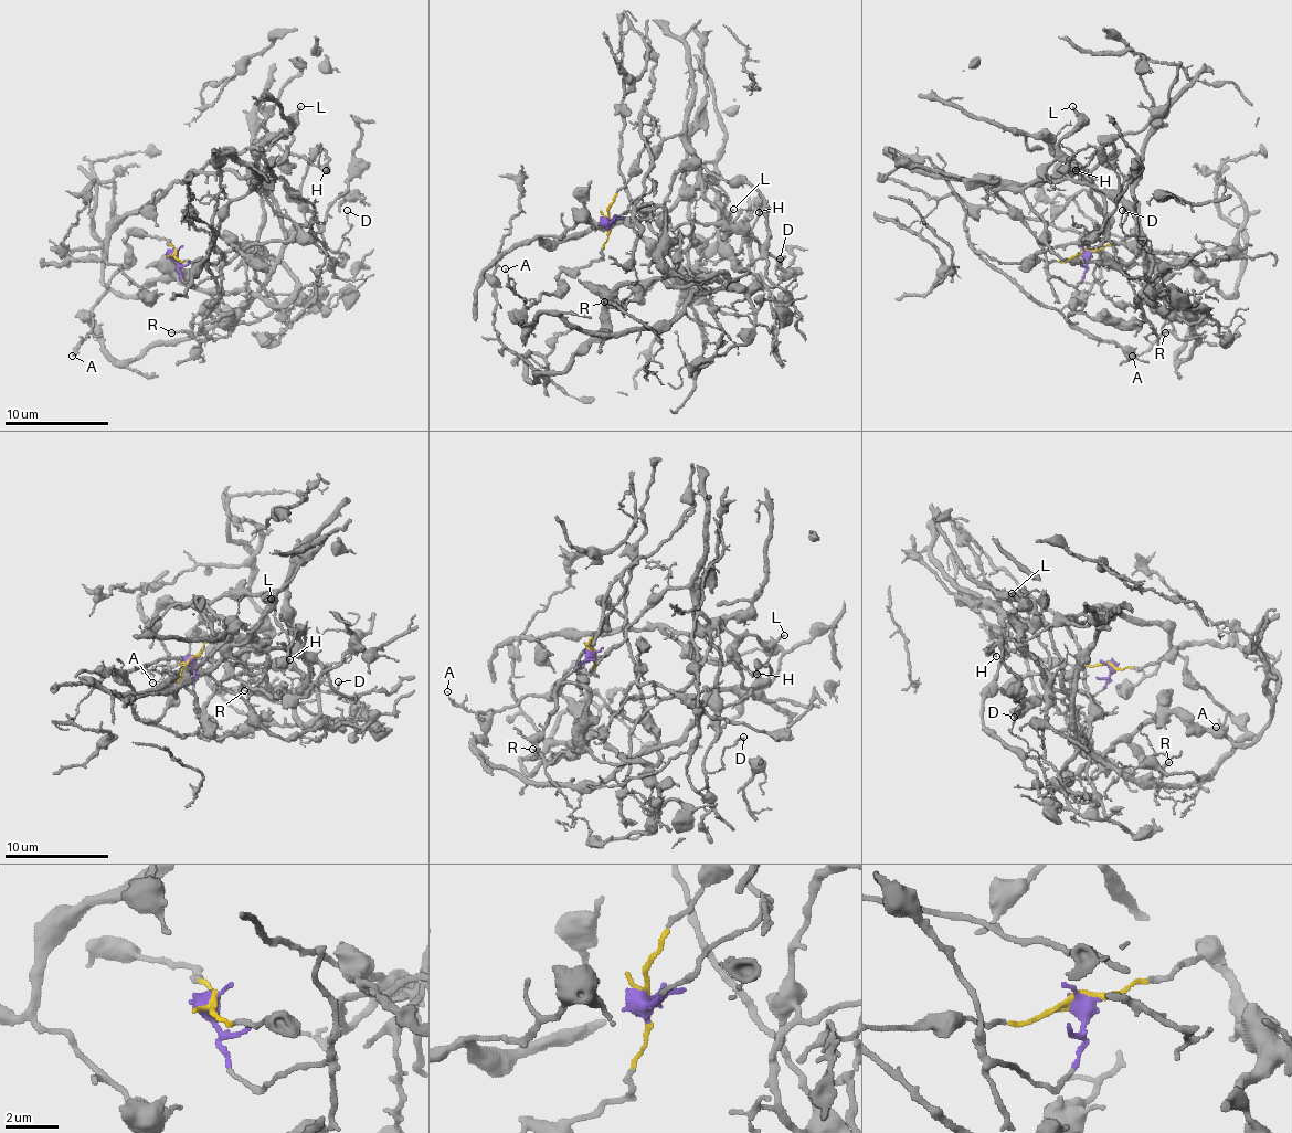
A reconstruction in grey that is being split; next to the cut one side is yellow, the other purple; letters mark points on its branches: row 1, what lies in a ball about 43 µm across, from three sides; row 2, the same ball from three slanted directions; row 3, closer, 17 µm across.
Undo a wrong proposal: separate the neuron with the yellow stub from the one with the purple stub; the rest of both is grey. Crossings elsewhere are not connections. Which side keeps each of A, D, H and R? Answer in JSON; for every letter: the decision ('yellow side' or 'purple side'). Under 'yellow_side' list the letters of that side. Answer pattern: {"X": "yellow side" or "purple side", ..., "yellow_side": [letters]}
{"A": "yellow side", "D": "purple side", "H": "purple side", "R": "yellow side", "yellow_side": ["A", "R"]}

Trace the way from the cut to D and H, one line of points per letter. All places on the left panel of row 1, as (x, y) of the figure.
D: (176, 251), (186, 283), (216, 277), (216, 225), (235, 199), (279, 179), (334, 251), (349, 228), (347, 210)
H: (176, 251), (186, 283), (216, 277), (216, 225), (235, 199), (279, 179), (297, 191), (318, 147), (326, 171)

